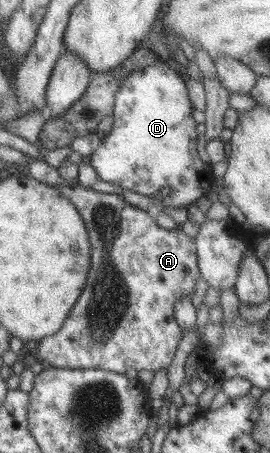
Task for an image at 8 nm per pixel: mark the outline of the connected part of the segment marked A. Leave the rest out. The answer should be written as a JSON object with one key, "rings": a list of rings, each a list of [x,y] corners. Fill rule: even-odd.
{"rings":[[[60,184],[56,187],[58,192],[70,201],[70,204],[78,211],[81,216],[84,228],[87,232],[87,239],[90,245],[90,268],[88,268],[88,278],[86,278],[86,284],[82,288],[82,294],[78,296],[76,304],[72,306],[64,326],[58,330],[55,334],[48,337],[41,338],[38,344],[38,350],[36,353],[40,360],[47,362],[50,367],[62,367],[75,369],[100,369],[118,374],[124,374],[127,368],[134,369],[135,371],[147,370],[147,371],[160,371],[167,369],[170,362],[174,359],[176,348],[179,344],[179,340],[183,335],[183,332],[178,329],[173,316],[173,305],[178,299],[186,296],[192,297],[196,281],[200,278],[199,268],[197,267],[197,256],[195,253],[195,242],[192,237],[188,237],[182,231],[173,229],[164,229],[156,225],[155,217],[152,212],[144,211],[140,208],[131,206],[128,202],[125,202],[122,198],[116,194],[109,194],[104,192],[97,192],[94,189],[82,188],[78,184],[63,185]]]}

